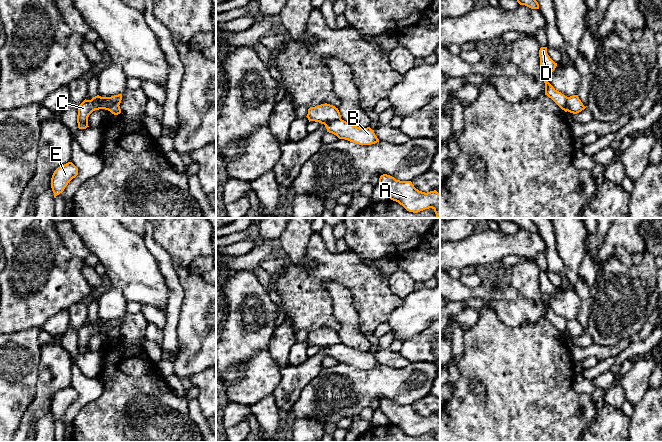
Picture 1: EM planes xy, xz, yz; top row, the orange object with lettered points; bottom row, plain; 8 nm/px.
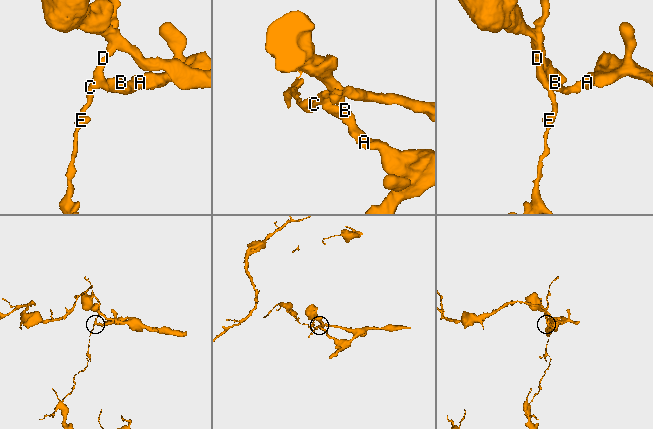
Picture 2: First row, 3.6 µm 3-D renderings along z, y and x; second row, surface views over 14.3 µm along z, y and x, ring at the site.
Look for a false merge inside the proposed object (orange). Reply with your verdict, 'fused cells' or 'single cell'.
fused cells

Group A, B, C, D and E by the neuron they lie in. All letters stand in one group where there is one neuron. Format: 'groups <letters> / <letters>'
groups A B / C D E

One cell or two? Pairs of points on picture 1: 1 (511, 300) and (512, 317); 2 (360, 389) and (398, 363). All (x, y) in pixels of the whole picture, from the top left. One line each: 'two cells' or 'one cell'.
1: one cell
2: two cells

